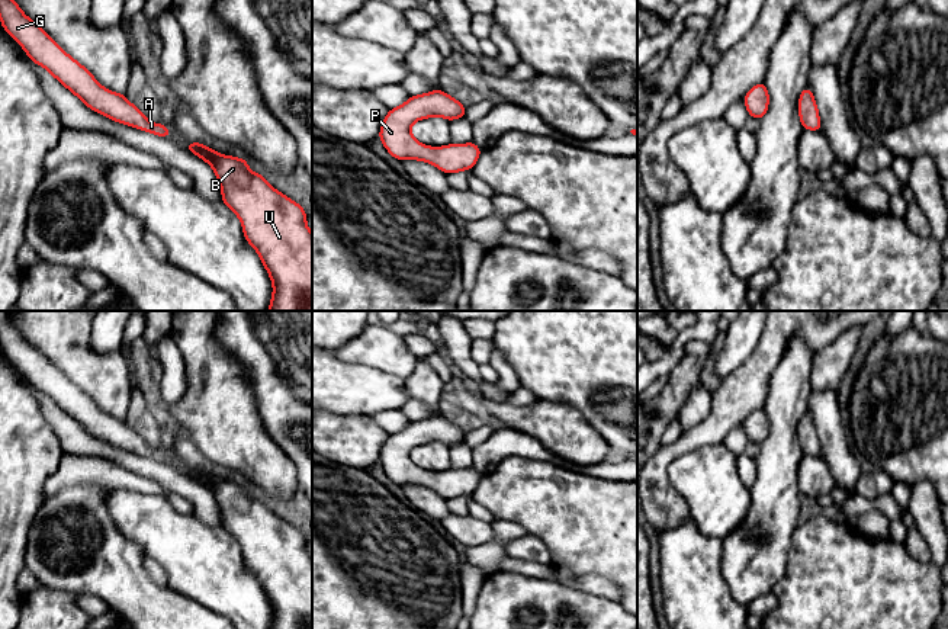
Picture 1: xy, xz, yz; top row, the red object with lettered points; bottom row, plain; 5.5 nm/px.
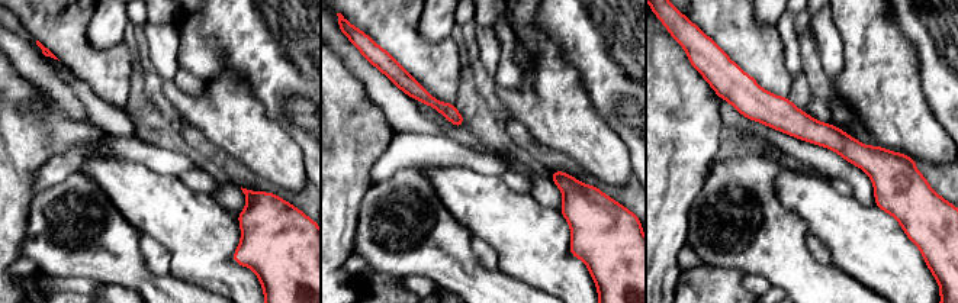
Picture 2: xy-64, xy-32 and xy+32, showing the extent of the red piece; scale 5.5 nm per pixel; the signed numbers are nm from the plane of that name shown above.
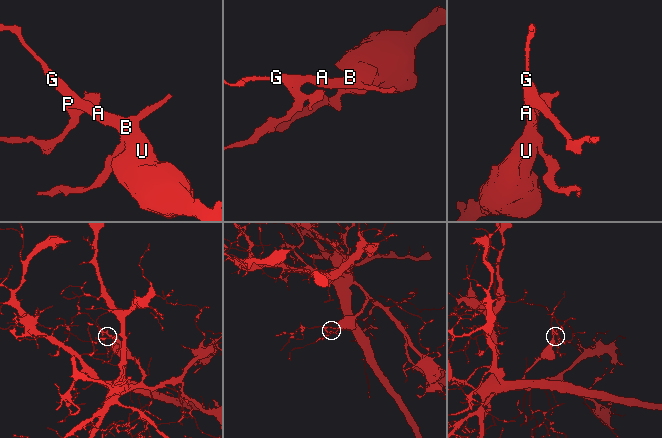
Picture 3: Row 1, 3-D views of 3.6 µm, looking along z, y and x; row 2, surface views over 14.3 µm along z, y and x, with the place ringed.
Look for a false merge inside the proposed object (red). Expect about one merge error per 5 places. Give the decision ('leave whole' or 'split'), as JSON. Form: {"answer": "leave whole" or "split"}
{"answer": "leave whole"}

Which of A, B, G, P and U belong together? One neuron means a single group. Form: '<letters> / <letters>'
A B G P U

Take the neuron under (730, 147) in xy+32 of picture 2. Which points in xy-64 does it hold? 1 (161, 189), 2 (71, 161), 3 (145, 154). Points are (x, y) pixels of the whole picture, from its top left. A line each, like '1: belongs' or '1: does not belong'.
1: does not belong
2: belongs
3: belongs

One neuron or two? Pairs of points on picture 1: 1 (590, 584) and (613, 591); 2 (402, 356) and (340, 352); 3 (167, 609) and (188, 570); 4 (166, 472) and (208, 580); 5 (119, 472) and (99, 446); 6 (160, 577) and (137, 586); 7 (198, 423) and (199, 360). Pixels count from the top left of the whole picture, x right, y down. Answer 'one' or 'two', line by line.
1: one
2: one
3: two
4: two
5: two
6: two
7: one

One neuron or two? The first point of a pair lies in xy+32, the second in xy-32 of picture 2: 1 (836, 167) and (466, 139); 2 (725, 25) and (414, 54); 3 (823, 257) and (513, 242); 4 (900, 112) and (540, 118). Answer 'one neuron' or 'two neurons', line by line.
1: one neuron
2: one neuron
3: two neurons
4: one neuron

